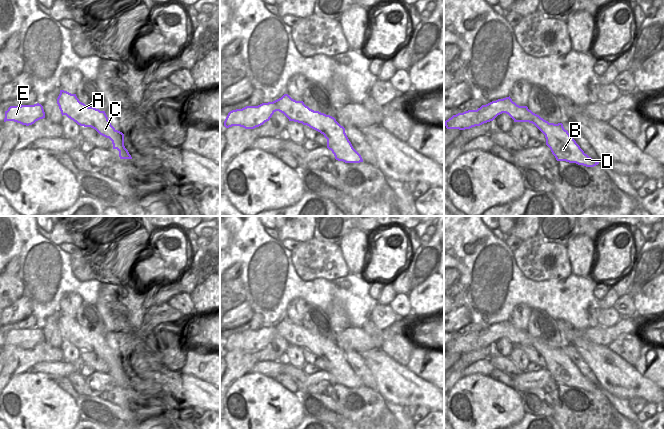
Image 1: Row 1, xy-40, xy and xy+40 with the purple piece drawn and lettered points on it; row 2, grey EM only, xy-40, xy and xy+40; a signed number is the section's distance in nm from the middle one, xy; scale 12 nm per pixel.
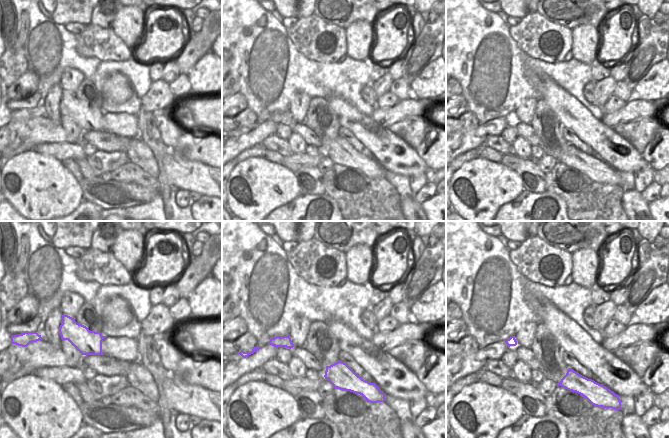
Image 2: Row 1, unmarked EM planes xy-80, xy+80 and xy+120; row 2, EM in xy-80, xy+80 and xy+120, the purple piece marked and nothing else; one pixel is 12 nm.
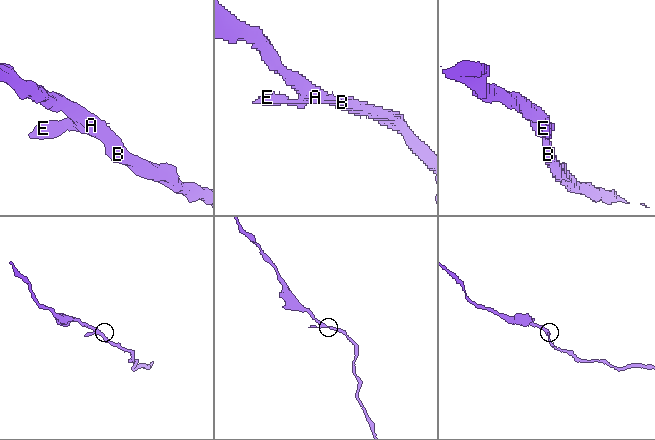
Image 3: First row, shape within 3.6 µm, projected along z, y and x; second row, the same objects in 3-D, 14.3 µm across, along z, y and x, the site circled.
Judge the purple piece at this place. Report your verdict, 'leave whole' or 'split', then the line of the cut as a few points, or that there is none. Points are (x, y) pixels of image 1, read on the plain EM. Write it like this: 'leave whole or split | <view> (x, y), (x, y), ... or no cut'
leave whole | no cut

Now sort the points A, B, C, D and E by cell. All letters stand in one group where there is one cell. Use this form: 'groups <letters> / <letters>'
groups A B C D E

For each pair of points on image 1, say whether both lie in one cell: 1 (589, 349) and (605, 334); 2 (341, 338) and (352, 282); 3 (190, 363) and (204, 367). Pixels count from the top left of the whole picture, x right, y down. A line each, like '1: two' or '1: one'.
1: two
2: two
3: one

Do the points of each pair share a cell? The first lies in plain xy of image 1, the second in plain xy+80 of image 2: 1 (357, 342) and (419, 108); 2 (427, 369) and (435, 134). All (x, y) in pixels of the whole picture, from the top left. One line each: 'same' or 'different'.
1: same
2: same

